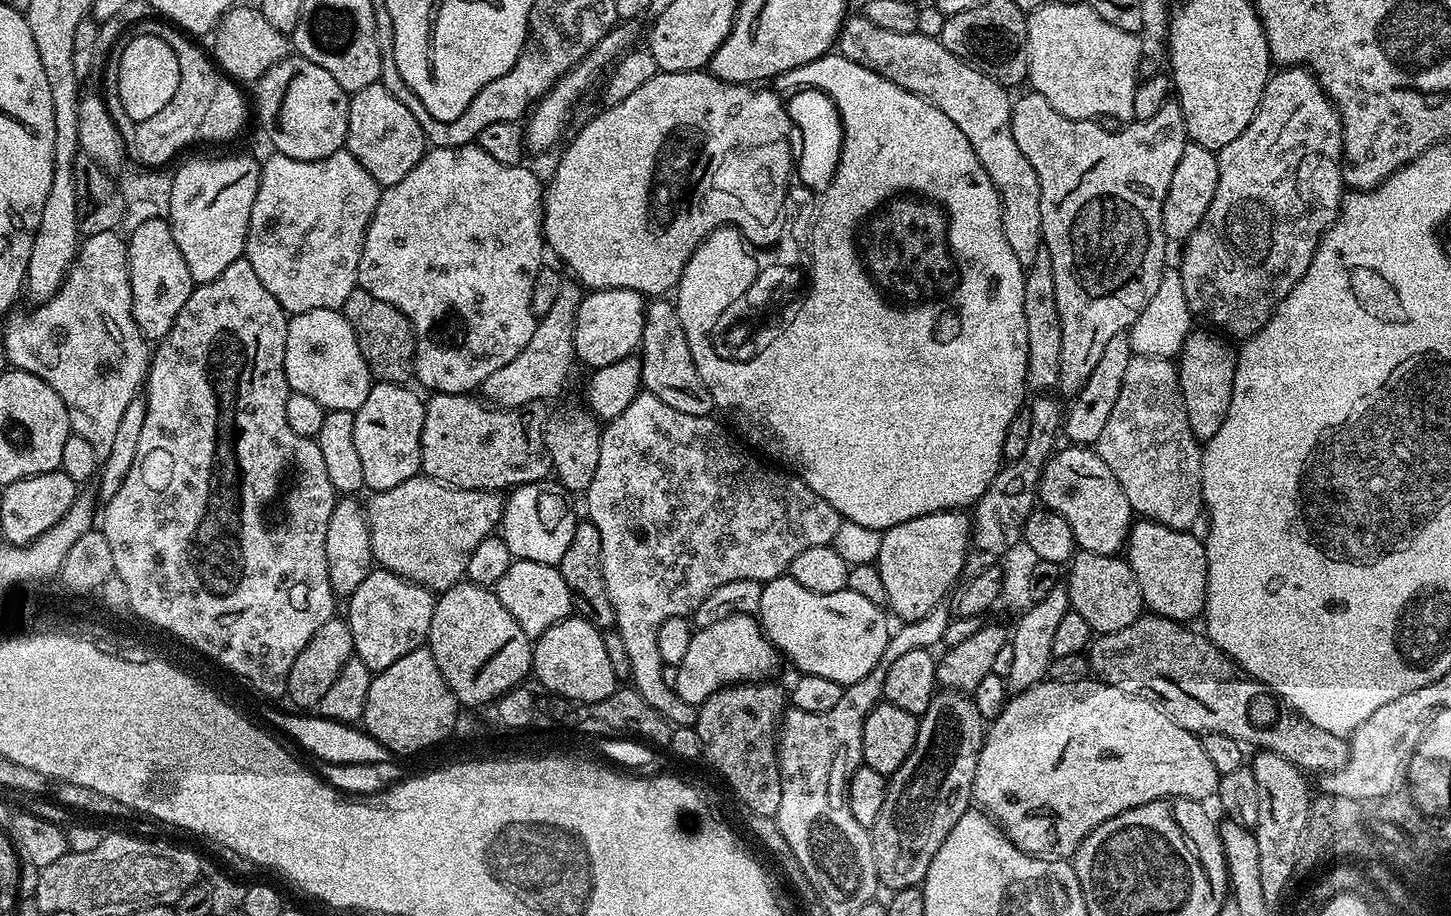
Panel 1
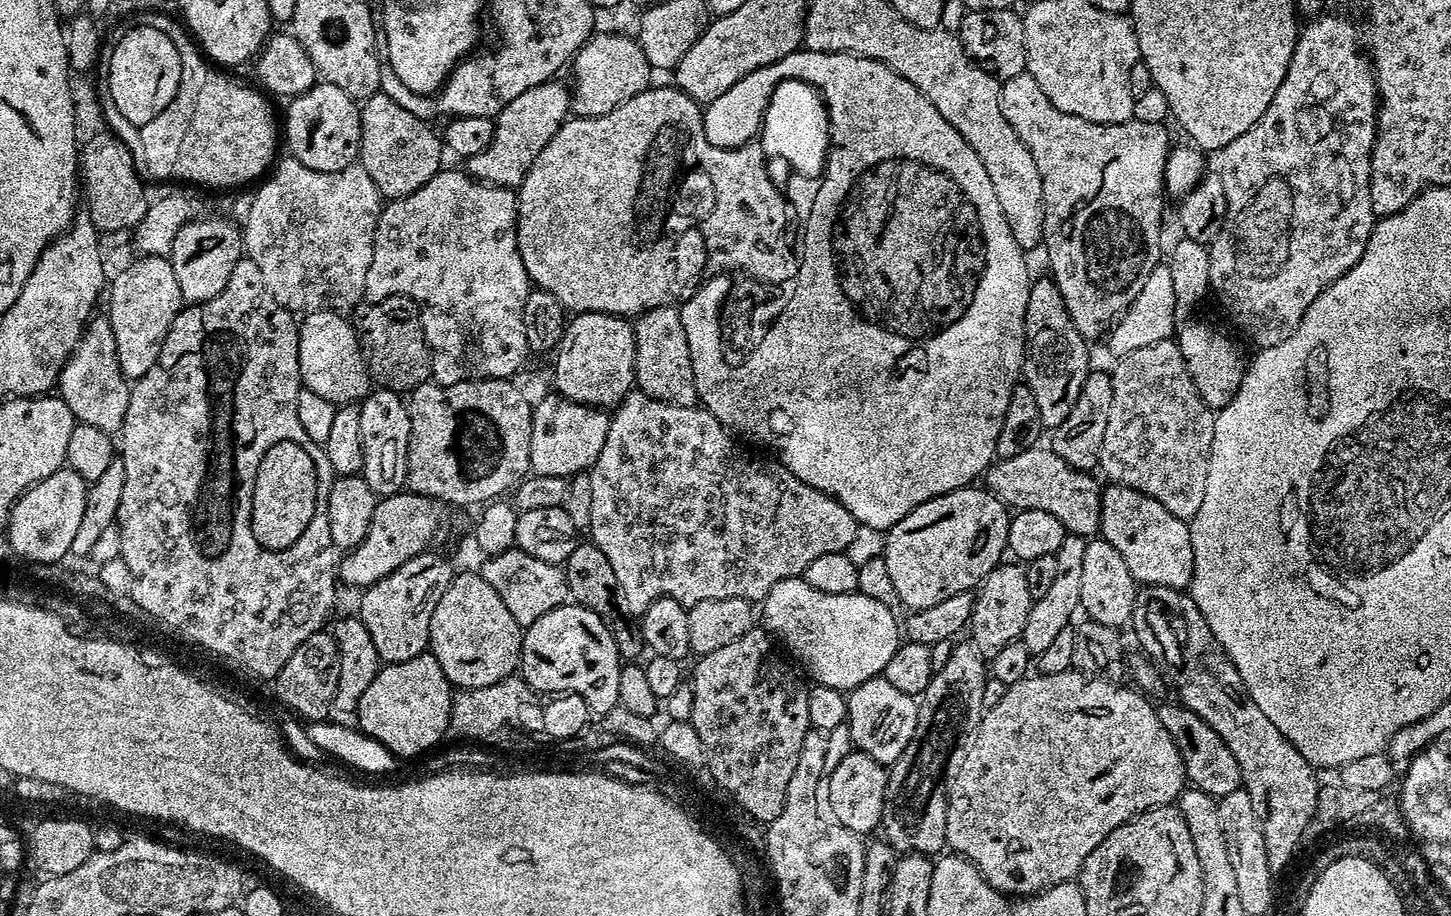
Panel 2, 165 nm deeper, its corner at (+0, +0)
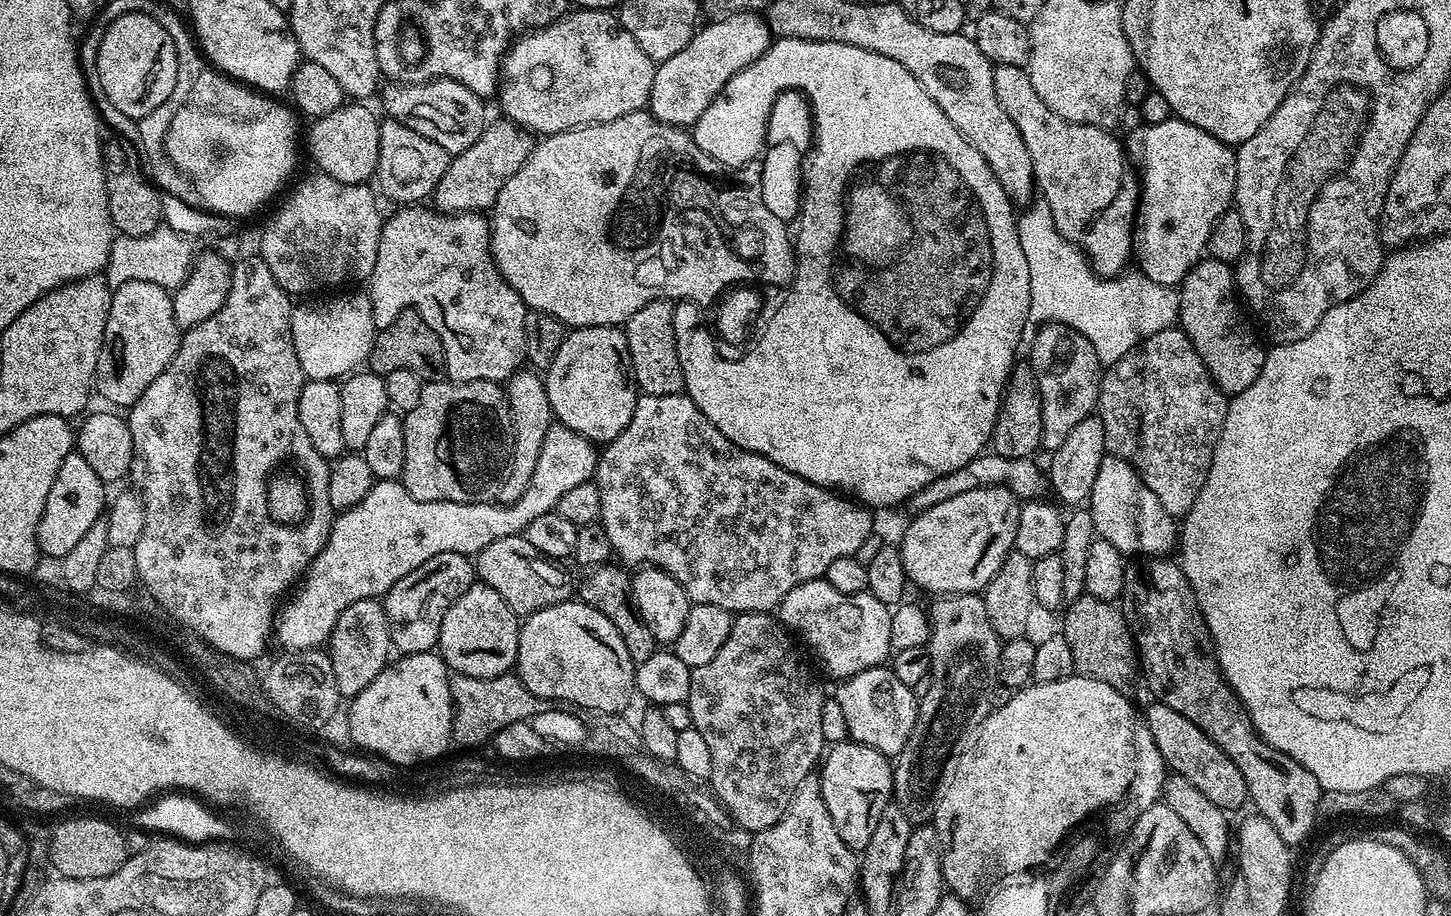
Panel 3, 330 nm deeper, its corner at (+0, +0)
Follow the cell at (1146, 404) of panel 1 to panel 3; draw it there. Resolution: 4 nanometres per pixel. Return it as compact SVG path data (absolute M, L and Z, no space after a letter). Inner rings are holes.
M1173 326L1166 330L1158 330L1158 334L1150 334L1145 340L1141 340L1135 350L1129 352L1126 356L1123 356L1117 364L1111 365L1111 367L1101 375L1098 417L1104 427L1105 446L1107 451L1111 453L1111 455L1125 460L1126 463L1140 475L1142 482L1146 482L1146 486L1150 486L1150 490L1154 490L1154 498L1158 498L1158 502L1162 502L1162 506L1170 513L1170 515L1172 515L1172 517L1183 518L1188 515L1188 511L1194 506L1198 494L1204 488L1204 483L1206 482L1208 471L1210 470L1212 459L1214 458L1216 443L1222 434L1222 426L1226 422L1228 401L1229 397L1225 396L1224 391L1214 383L1212 375L1206 370L1202 358L1194 350L1194 346L1190 342L1190 338L1185 334L1183 328Z

